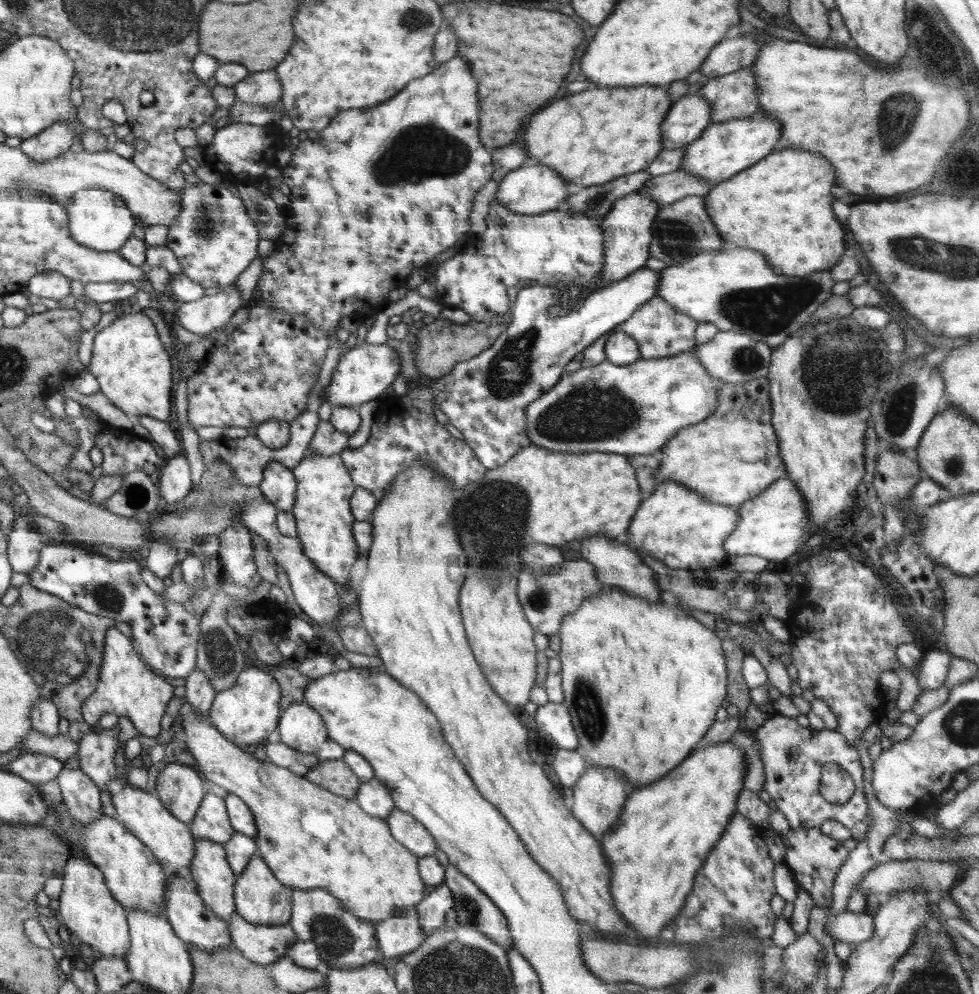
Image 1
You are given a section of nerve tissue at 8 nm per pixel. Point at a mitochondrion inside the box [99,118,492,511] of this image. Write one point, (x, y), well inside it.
(425, 147)

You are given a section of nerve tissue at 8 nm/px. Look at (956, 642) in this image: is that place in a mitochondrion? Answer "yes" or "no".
no

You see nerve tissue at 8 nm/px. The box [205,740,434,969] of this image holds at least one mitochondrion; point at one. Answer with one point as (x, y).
(336, 940)

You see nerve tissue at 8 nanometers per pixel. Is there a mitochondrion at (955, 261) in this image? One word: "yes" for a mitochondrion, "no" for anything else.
yes

